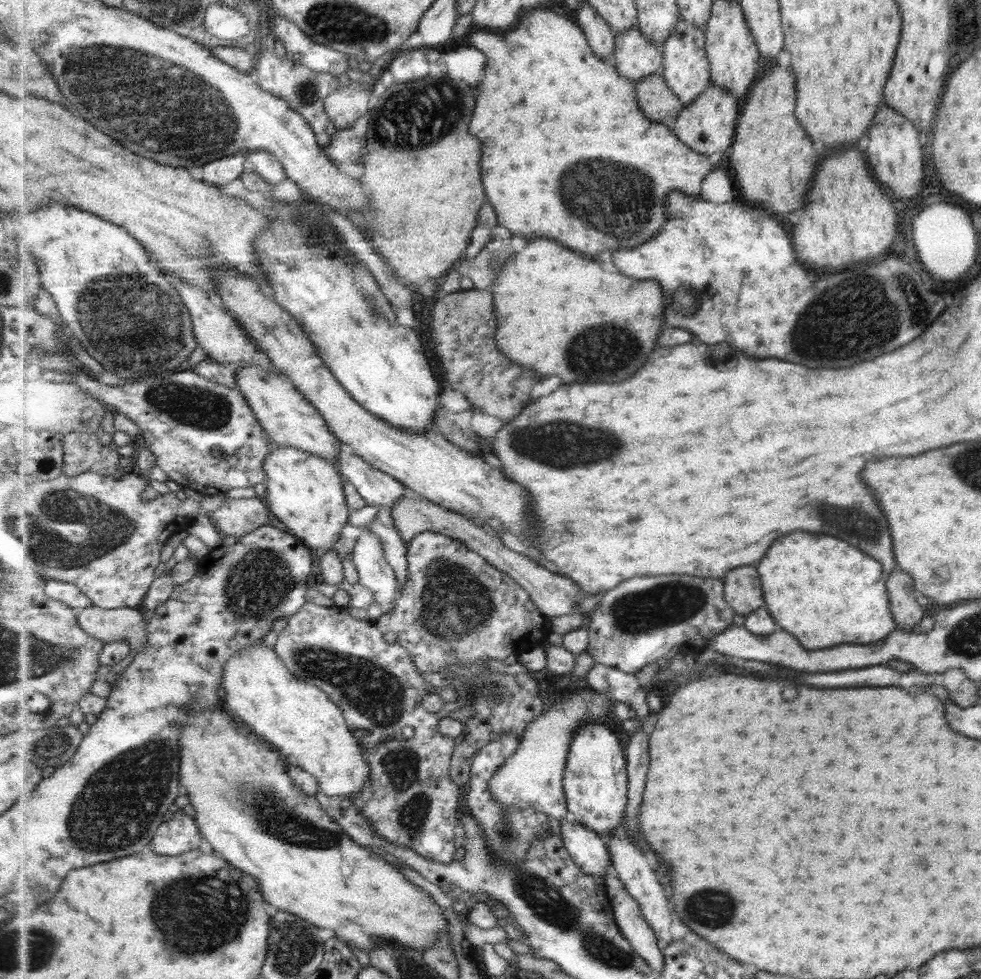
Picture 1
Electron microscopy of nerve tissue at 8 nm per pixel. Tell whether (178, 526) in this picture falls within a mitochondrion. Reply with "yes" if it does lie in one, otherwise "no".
no

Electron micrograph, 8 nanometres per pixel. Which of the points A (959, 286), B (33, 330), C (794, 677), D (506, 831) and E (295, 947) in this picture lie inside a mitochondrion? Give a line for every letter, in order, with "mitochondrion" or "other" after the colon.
A: other
B: mitochondrion
C: other
D: mitochondrion
E: mitochondrion

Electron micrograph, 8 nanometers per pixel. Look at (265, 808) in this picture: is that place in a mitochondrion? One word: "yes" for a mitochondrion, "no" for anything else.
yes

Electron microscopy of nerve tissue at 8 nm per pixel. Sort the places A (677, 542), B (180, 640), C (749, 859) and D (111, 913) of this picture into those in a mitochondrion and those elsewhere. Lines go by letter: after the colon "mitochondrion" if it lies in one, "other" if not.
A: other
B: other
C: other
D: other

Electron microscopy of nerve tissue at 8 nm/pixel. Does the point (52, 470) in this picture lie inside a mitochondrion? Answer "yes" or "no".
yes

